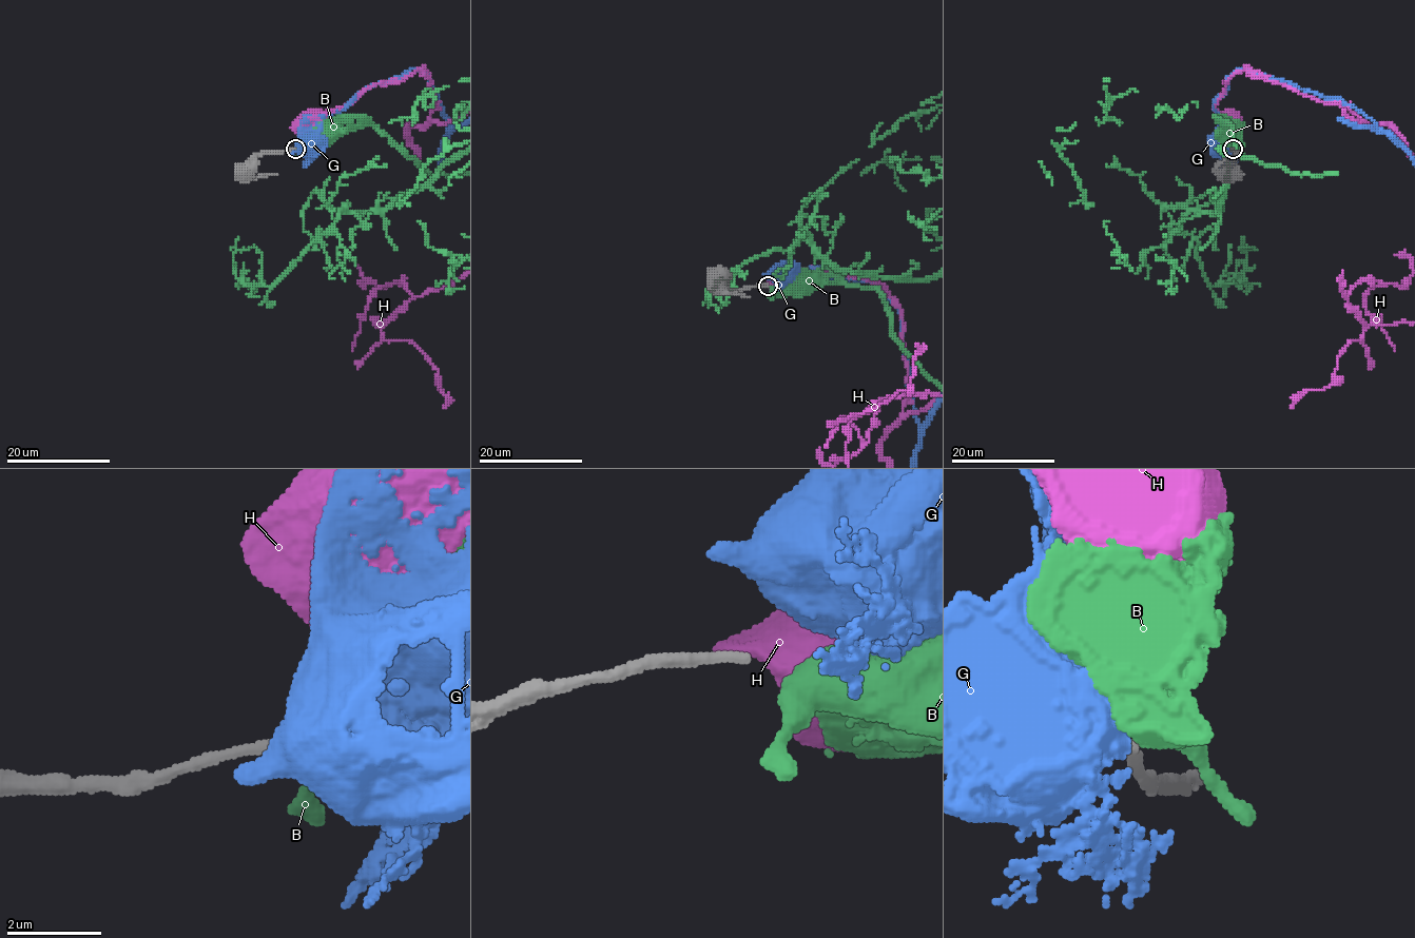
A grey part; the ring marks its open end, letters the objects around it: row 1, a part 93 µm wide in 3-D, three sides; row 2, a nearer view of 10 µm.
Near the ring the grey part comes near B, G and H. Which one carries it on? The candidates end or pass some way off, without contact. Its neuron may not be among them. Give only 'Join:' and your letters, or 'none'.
Join: none

